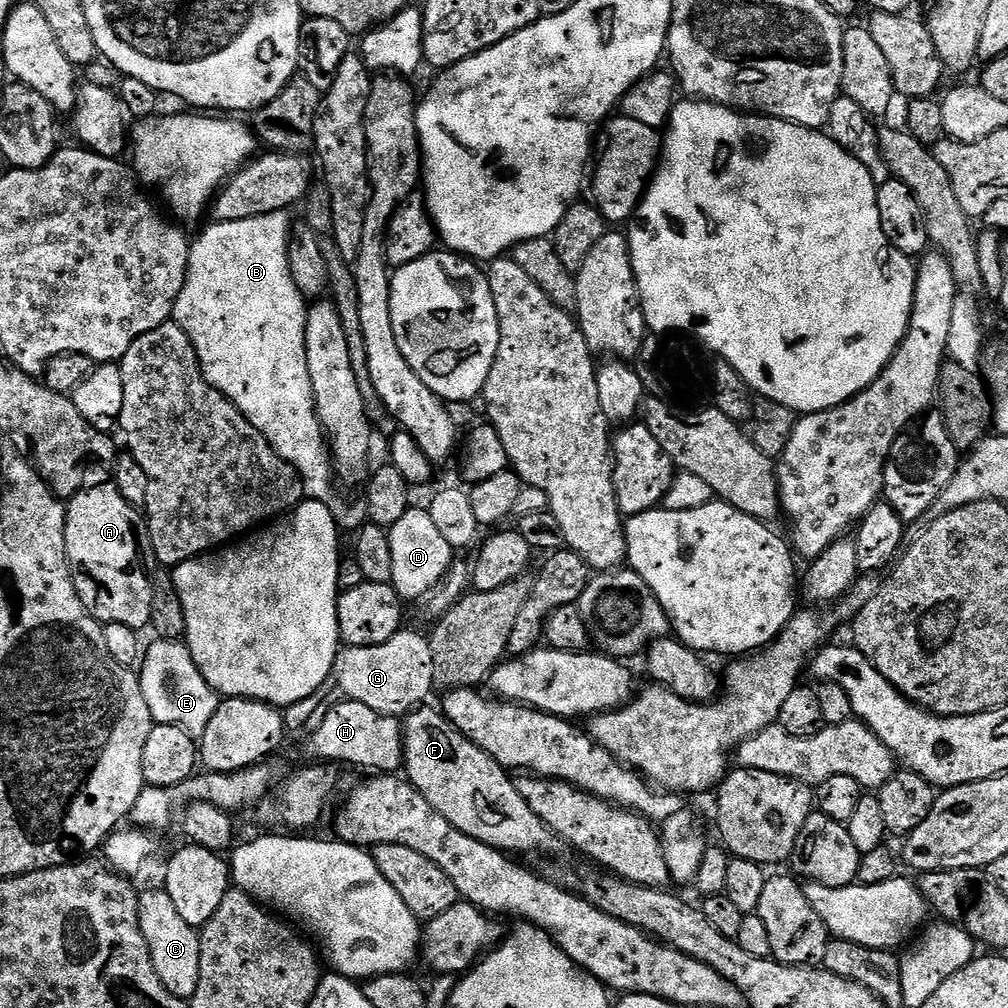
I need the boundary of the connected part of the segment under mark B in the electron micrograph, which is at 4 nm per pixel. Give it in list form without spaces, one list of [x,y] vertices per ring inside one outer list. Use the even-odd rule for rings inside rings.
[[[287,211],[271,212],[258,218],[242,218],[238,222],[209,223],[209,228],[197,240],[191,241],[186,282],[176,299],[172,320],[186,330],[210,386],[234,402],[250,426],[274,446],[282,459],[295,466],[304,484],[305,497],[332,506],[336,500],[337,477],[324,427],[316,416],[314,390],[306,364],[309,305],[298,286],[294,286],[294,278],[290,278],[288,215]]]

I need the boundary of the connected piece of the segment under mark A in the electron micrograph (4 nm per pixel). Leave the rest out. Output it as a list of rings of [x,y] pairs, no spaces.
[[[107,482],[79,492],[66,504],[66,554],[68,563],[73,569],[88,575],[88,580],[96,584],[93,592],[85,591],[82,599],[88,605],[92,617],[101,625],[117,624],[130,626],[137,630],[147,629],[151,625],[150,606],[154,603],[154,557],[152,555],[152,539],[148,533],[148,521],[145,513],[137,505],[126,502],[122,494],[118,494],[115,483]]]

